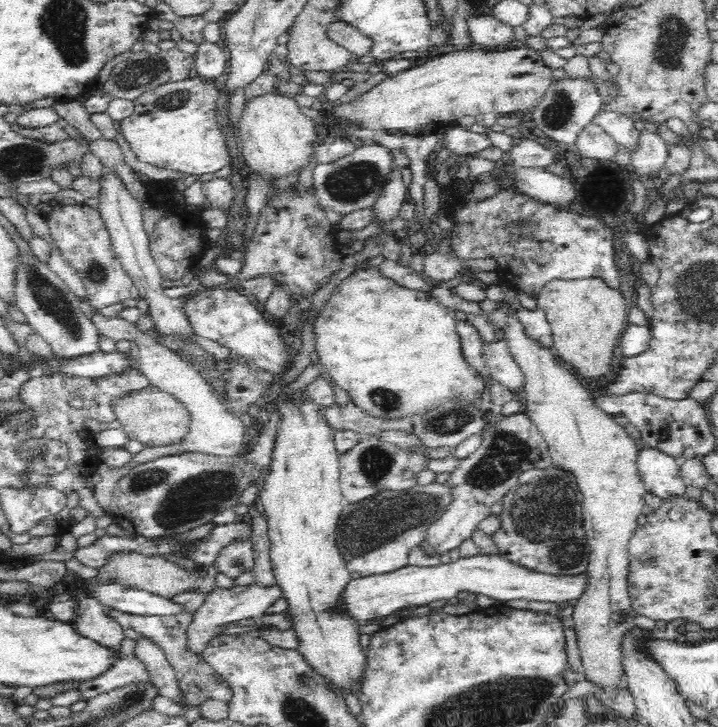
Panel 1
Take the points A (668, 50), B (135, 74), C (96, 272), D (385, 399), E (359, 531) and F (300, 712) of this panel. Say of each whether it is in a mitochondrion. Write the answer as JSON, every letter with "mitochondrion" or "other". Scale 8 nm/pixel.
{"A":"mitochondrion","B":"mitochondrion","C":"mitochondrion","D":"mitochondrion","E":"mitochondrion","F":"mitochondrion"}

